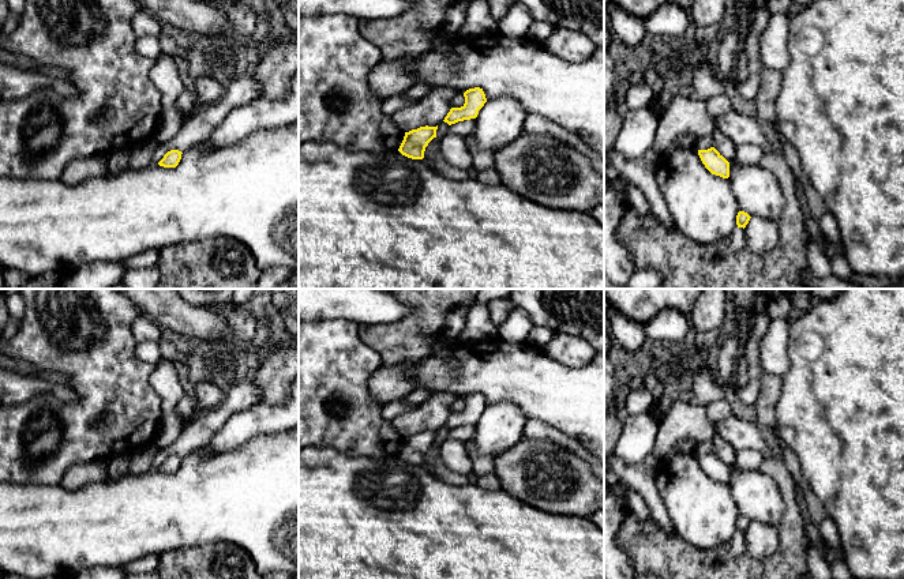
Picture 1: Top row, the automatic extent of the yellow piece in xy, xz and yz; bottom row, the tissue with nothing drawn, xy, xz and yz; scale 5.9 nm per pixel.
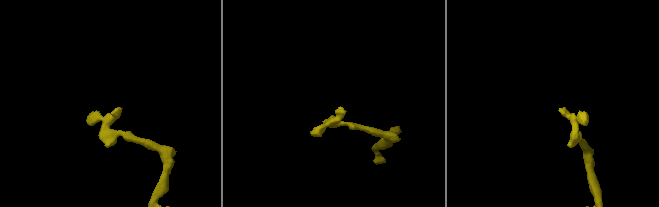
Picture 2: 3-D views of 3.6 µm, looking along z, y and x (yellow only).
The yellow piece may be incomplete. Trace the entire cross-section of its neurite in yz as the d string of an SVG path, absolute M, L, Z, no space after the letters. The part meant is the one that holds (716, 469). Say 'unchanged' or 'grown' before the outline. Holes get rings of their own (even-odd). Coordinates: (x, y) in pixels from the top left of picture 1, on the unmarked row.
unchanged; M714 452L698 455L698 460L712 480L723 484L729 482L729 467Z

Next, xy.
unchanged; M170 455L164 460L158 470L164 473L176 473L181 465L181 459L183 458L179 455Z

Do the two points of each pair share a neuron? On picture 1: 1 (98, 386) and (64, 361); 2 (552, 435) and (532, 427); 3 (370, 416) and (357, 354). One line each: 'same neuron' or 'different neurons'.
1: same neuron
2: same neuron
3: same neuron

